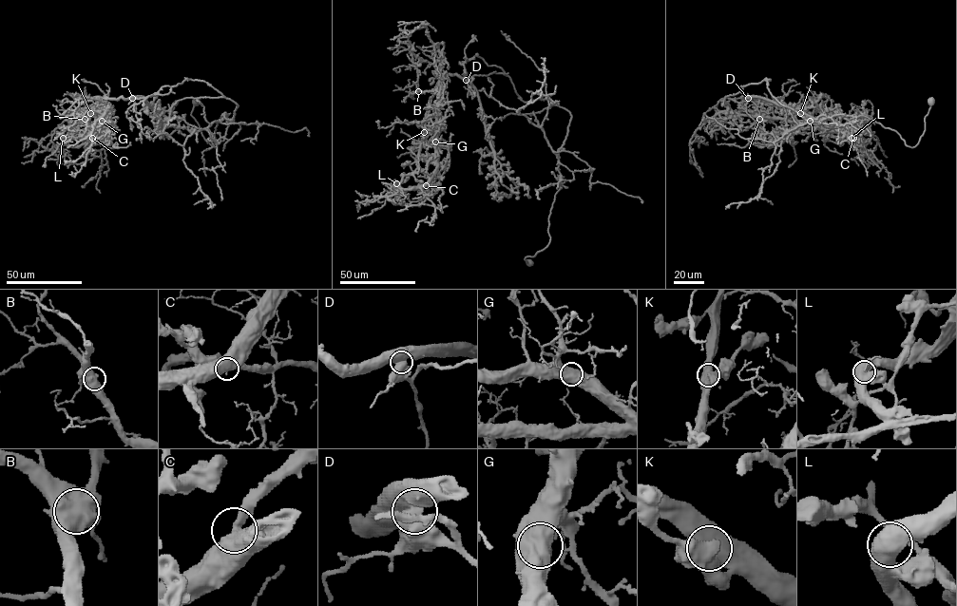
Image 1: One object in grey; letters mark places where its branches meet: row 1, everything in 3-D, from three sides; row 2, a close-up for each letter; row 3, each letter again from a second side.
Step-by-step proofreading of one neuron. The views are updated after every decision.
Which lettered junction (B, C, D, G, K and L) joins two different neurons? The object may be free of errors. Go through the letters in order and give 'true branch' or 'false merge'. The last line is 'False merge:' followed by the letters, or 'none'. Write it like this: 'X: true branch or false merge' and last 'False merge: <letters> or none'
B: true branch
C: true branch
D: false merge
G: true branch
K: true branch
L: true branch
False merge: D

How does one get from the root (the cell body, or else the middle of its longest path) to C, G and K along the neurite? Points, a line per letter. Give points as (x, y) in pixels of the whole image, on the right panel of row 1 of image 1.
C: (930, 102), (910, 147), (863, 116), (807, 120), (772, 95), (770, 79), (740, 87), (766, 116), (853, 138)
G: (930, 102), (910, 147), (863, 116), (807, 120), (772, 95), (770, 79), (740, 87), (766, 116), (810, 121)
K: (930, 102), (910, 147), (863, 116), (807, 120), (772, 95), (770, 79), (740, 87), (742, 99), (800, 113)

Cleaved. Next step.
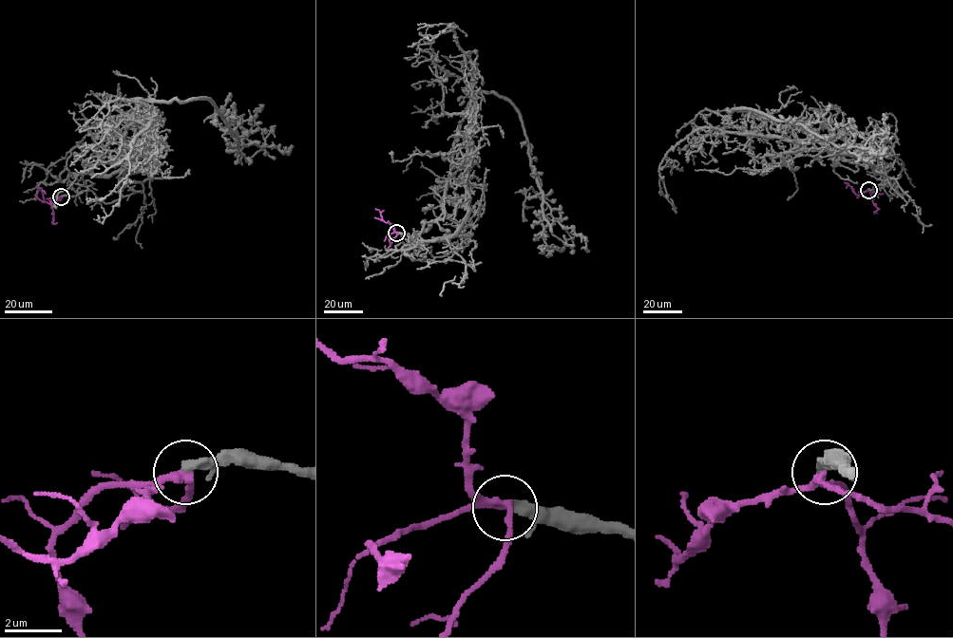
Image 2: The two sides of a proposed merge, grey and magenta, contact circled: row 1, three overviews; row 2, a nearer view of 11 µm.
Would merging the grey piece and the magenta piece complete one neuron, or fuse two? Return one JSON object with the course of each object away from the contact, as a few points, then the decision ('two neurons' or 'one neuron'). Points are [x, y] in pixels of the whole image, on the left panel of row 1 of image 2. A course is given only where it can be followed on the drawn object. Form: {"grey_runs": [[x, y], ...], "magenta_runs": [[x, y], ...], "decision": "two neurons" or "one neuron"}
{"grey_runs": [[61, 196], [87, 189], [68, 178], [85, 165], [117, 160], [144, 101], [207, 99], [243, 154], [262, 104]], "magenta_runs": [[61, 196], [47, 203], [44, 200], [42, 189], [35, 187]], "decision": "two neurons"}

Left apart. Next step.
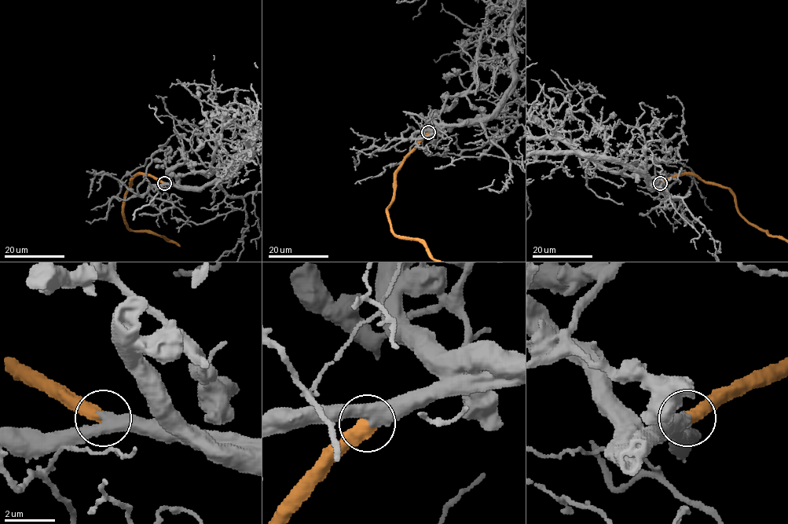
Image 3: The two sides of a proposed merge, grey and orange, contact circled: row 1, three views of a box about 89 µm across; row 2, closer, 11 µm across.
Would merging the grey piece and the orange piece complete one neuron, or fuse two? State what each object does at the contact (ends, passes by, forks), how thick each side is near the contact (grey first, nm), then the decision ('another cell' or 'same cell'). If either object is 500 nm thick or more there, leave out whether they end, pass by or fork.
480 nm thick on the grey side, 550 nm on the other; same cell

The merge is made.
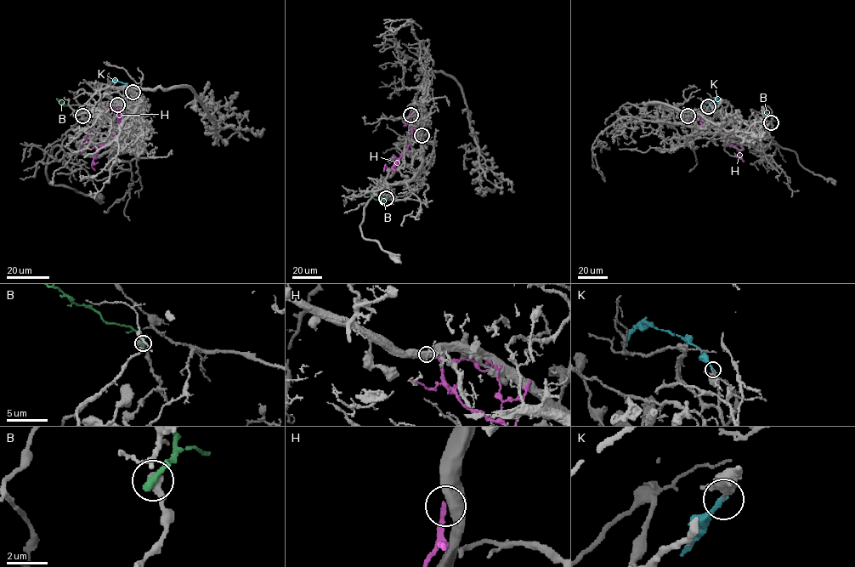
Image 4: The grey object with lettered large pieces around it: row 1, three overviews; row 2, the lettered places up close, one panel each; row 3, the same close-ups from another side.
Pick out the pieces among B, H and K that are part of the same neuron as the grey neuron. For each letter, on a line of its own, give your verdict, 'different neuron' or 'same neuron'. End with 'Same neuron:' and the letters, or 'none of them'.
B: different neuron
H: different neuron
K: different neuron
Same neuron: none of them

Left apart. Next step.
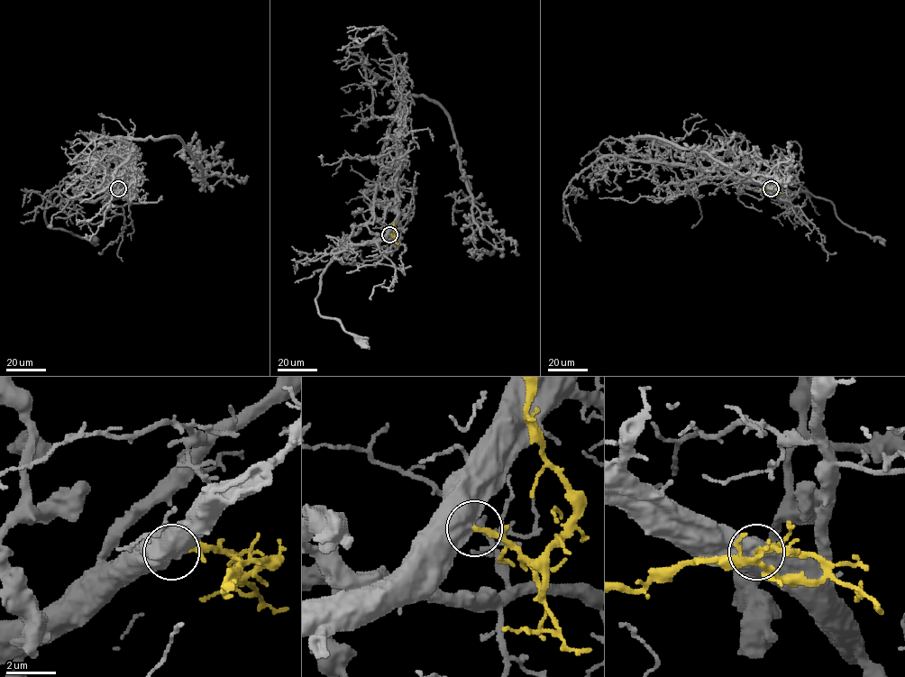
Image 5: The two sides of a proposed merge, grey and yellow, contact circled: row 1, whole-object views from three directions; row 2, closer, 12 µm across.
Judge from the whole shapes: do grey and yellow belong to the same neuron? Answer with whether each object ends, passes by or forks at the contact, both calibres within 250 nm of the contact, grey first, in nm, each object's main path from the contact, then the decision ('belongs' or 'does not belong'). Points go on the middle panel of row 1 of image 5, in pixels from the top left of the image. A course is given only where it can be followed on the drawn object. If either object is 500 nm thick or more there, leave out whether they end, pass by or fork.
950/200 nm | grey via (388, 234), (404, 125), (394, 114), (406, 96), (424, 96), (451, 126), (477, 225), (473, 245), (493, 251) | yellow via (389, 234), (395, 239), (397, 231), (393, 222) | belongs

